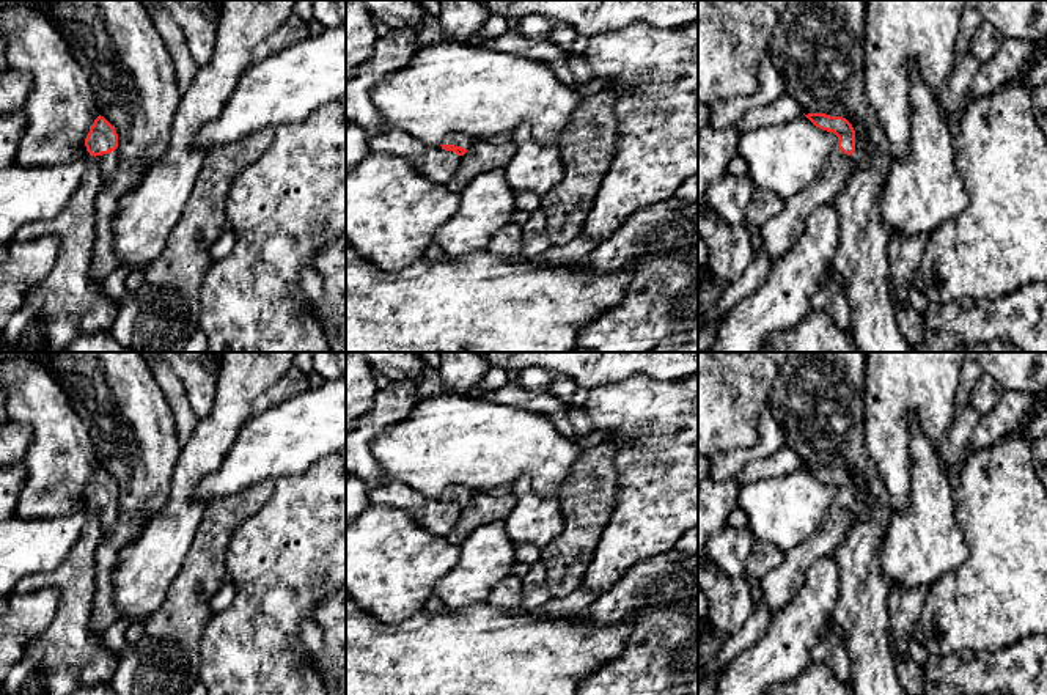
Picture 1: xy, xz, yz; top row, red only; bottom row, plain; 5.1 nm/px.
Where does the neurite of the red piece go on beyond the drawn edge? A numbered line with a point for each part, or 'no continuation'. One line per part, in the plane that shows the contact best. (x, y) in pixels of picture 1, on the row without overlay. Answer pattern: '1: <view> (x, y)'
1: xz (458, 492)

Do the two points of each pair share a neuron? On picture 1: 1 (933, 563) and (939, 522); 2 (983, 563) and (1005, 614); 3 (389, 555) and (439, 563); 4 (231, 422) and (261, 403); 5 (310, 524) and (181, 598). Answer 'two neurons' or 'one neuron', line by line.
1: one neuron
2: one neuron
3: one neuron
4: two neurons
5: two neurons

